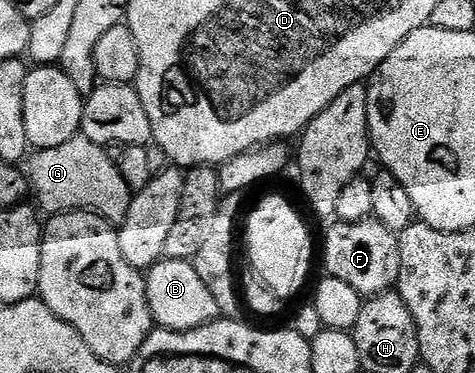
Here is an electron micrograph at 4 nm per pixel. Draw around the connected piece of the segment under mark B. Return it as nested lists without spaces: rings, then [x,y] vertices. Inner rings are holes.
[[[172,257],[160,259],[157,264],[146,270],[145,280],[151,320],[158,328],[189,331],[220,316],[217,302],[213,295],[209,295],[209,287],[201,283],[201,275],[197,275],[191,261],[178,261]]]

